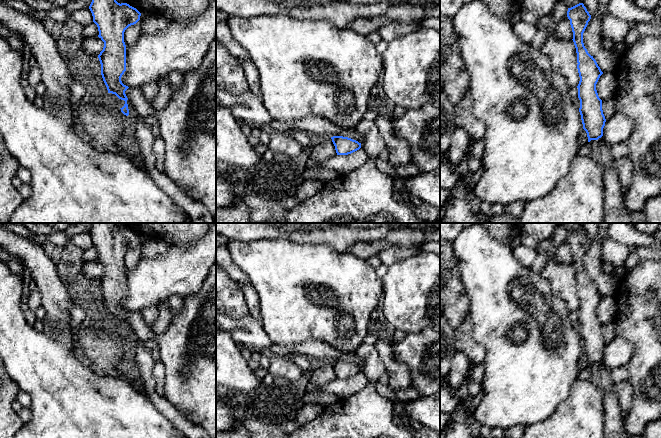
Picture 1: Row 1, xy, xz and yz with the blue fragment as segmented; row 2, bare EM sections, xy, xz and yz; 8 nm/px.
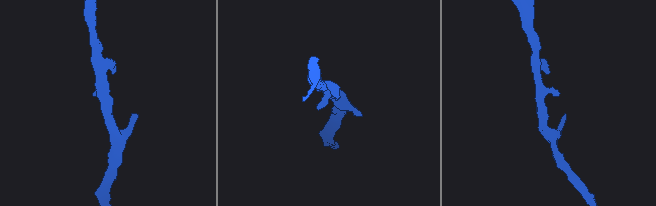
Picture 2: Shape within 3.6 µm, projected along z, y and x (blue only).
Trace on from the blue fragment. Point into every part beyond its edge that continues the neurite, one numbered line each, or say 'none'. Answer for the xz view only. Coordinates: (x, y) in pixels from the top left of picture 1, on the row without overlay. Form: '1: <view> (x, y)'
none

